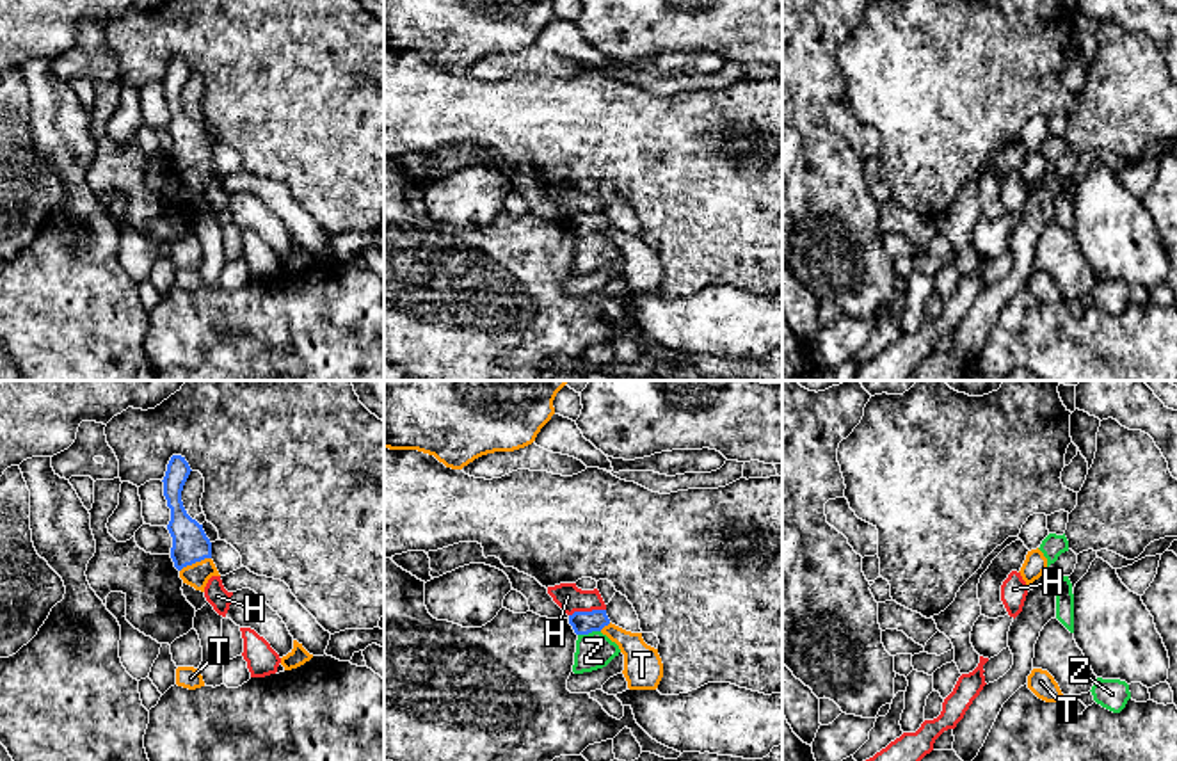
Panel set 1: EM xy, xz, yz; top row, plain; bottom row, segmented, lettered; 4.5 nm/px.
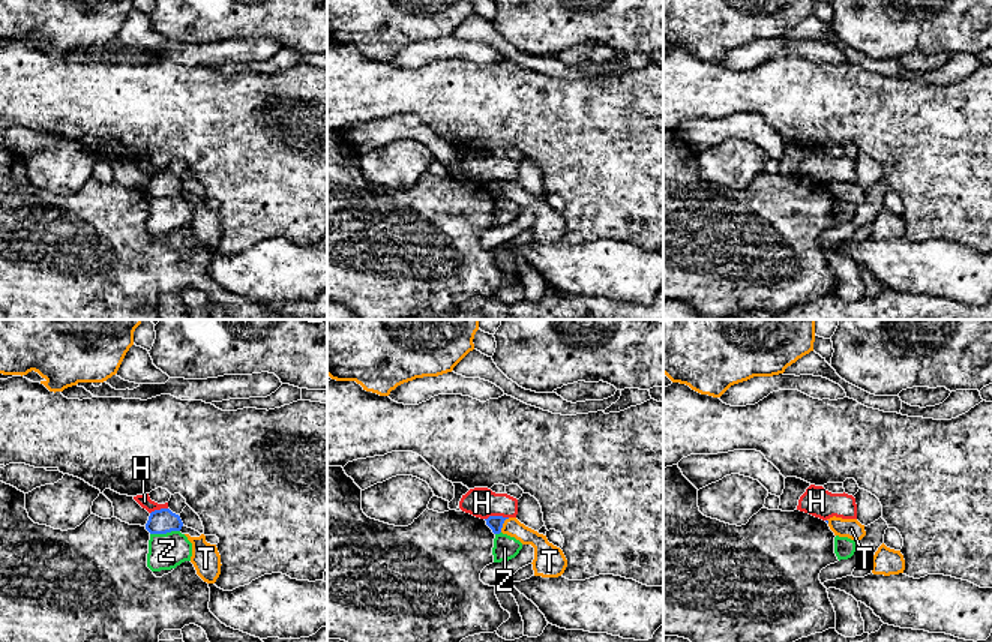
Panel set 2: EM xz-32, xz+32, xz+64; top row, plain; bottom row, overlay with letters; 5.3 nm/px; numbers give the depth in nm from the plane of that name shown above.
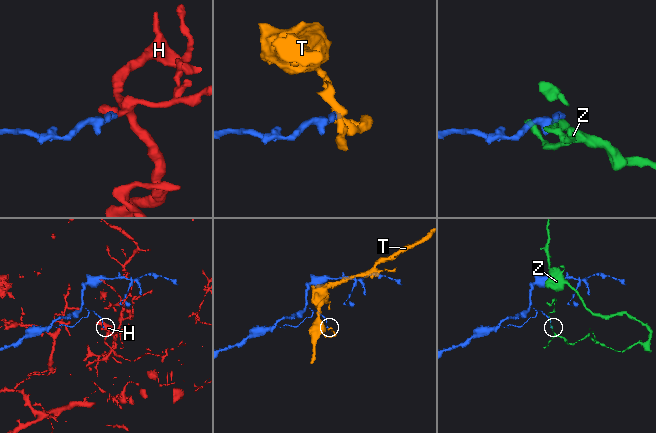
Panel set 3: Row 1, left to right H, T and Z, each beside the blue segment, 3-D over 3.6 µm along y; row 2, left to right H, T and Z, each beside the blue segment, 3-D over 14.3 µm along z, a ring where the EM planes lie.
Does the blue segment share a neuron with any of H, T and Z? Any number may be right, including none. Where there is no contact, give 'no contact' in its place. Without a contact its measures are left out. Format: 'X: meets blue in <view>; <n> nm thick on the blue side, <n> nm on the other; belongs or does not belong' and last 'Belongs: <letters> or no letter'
H: meets blue in xz; 110 nm thick on the blue side, 120 nm on the other; does not belong
T: meets blue in xy; 160 nm thick on the blue side, 110 nm on the other; does not belong
Z: meets blue in xz; 110 nm thick on the blue side, 160 nm on the other; does not belong
Belongs: no letter

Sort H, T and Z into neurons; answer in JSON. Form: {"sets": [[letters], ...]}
{"sets": [["H"], ["T"], ["Z"]]}

